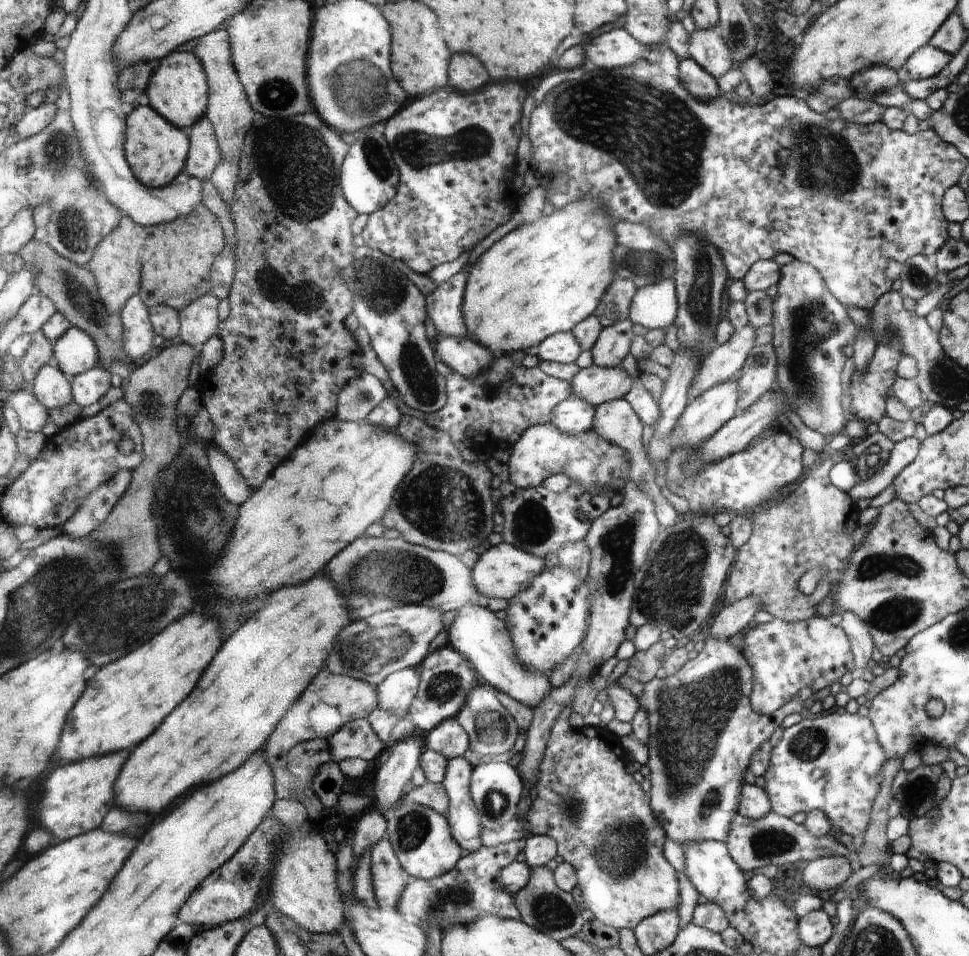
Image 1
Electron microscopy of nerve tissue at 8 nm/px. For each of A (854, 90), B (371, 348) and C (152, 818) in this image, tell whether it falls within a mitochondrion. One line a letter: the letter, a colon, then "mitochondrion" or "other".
A: other
B: other
C: other

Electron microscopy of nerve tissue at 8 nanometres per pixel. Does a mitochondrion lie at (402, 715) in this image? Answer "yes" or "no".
no

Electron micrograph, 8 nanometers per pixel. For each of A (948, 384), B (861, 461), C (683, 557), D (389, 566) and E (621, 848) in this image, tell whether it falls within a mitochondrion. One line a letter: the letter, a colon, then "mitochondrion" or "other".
A: mitochondrion
B: mitochondrion
C: mitochondrion
D: mitochondrion
E: mitochondrion

